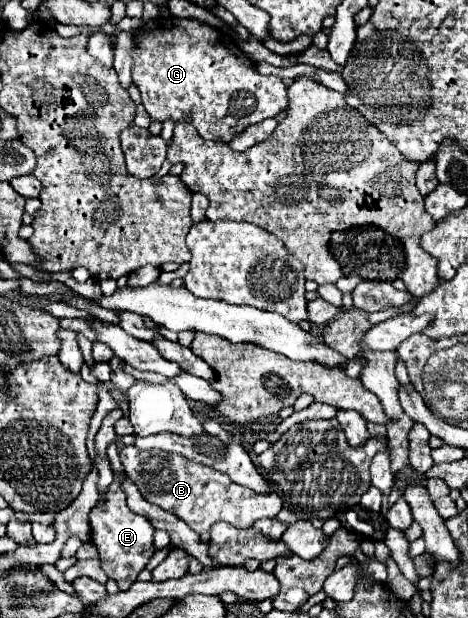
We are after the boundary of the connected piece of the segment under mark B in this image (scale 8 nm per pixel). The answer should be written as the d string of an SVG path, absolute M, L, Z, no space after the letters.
M127 445L121 449L121 463L125 473L137 485L139 493L149 501L159 505L161 509L177 515L185 521L193 531L203 533L209 531L213 523L225 521L239 529L251 527L257 519L277 517L283 507L283 501L277 493L257 495L255 491L233 483L225 473L219 473L211 467L205 467L197 461L185 459L167 451L141 451L135 445Z

